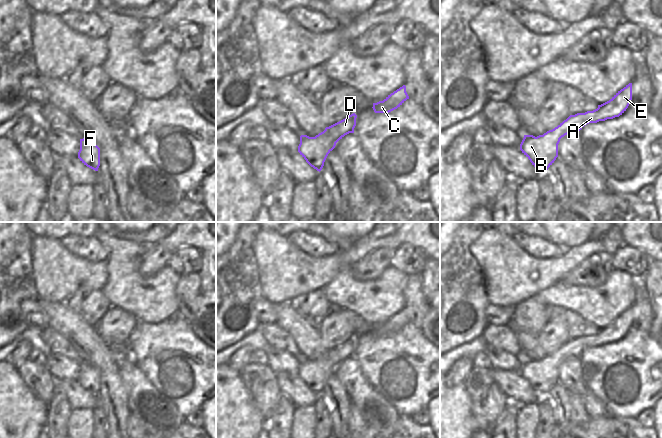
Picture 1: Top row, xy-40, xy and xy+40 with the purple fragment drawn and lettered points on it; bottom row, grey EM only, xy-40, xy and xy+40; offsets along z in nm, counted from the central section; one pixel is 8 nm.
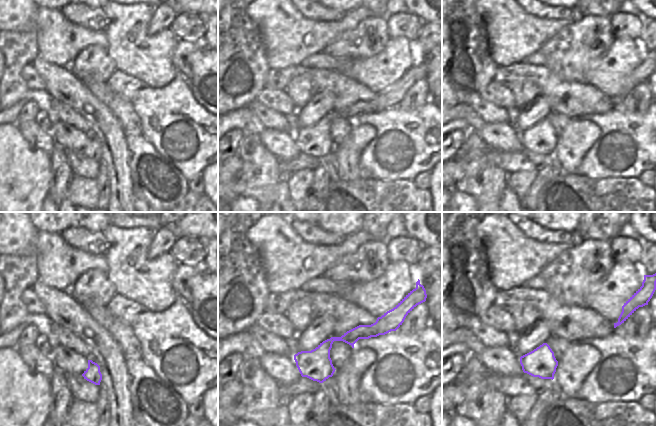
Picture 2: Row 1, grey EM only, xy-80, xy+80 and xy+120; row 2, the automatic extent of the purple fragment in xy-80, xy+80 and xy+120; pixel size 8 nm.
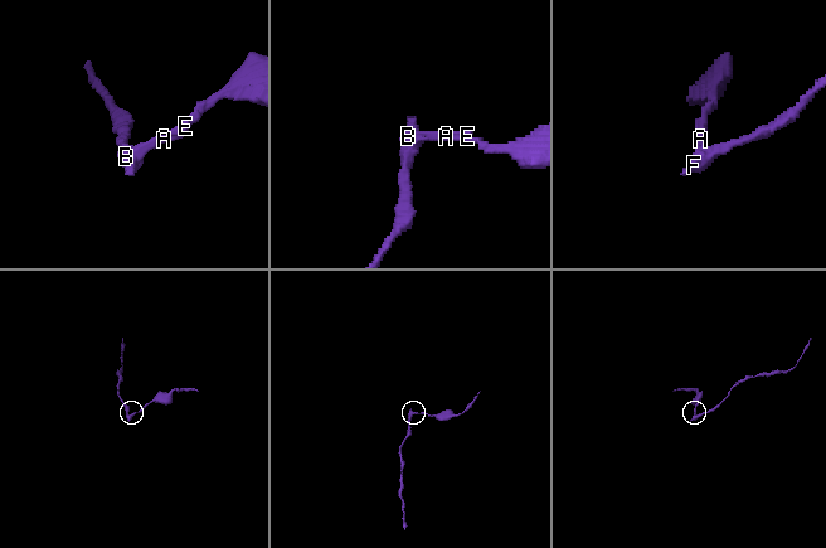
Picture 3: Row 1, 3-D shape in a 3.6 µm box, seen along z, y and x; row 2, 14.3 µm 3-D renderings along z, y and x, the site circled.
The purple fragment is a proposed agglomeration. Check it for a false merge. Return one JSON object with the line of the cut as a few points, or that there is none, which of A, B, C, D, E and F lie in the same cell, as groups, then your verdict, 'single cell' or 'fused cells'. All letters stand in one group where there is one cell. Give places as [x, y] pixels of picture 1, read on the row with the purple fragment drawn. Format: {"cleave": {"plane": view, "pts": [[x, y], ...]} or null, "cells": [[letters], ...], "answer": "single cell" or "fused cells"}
{"cleave": {"plane": "xy", "pts": [[324, 130], [333, 132], [336, 142]]}, "cells": [["A", "C", "D", "E"], ["B", "F"]], "answer": "fused cells"}

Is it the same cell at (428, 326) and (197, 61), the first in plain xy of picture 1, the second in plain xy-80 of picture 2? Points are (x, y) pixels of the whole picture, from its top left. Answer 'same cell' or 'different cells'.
same cell

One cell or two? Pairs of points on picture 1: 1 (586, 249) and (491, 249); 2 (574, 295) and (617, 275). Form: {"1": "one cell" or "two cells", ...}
{"1": "one cell", "2": "one cell"}

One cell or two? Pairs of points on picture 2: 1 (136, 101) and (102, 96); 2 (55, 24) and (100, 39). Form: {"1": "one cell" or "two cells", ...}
{"1": "two cells", "2": "one cell"}

